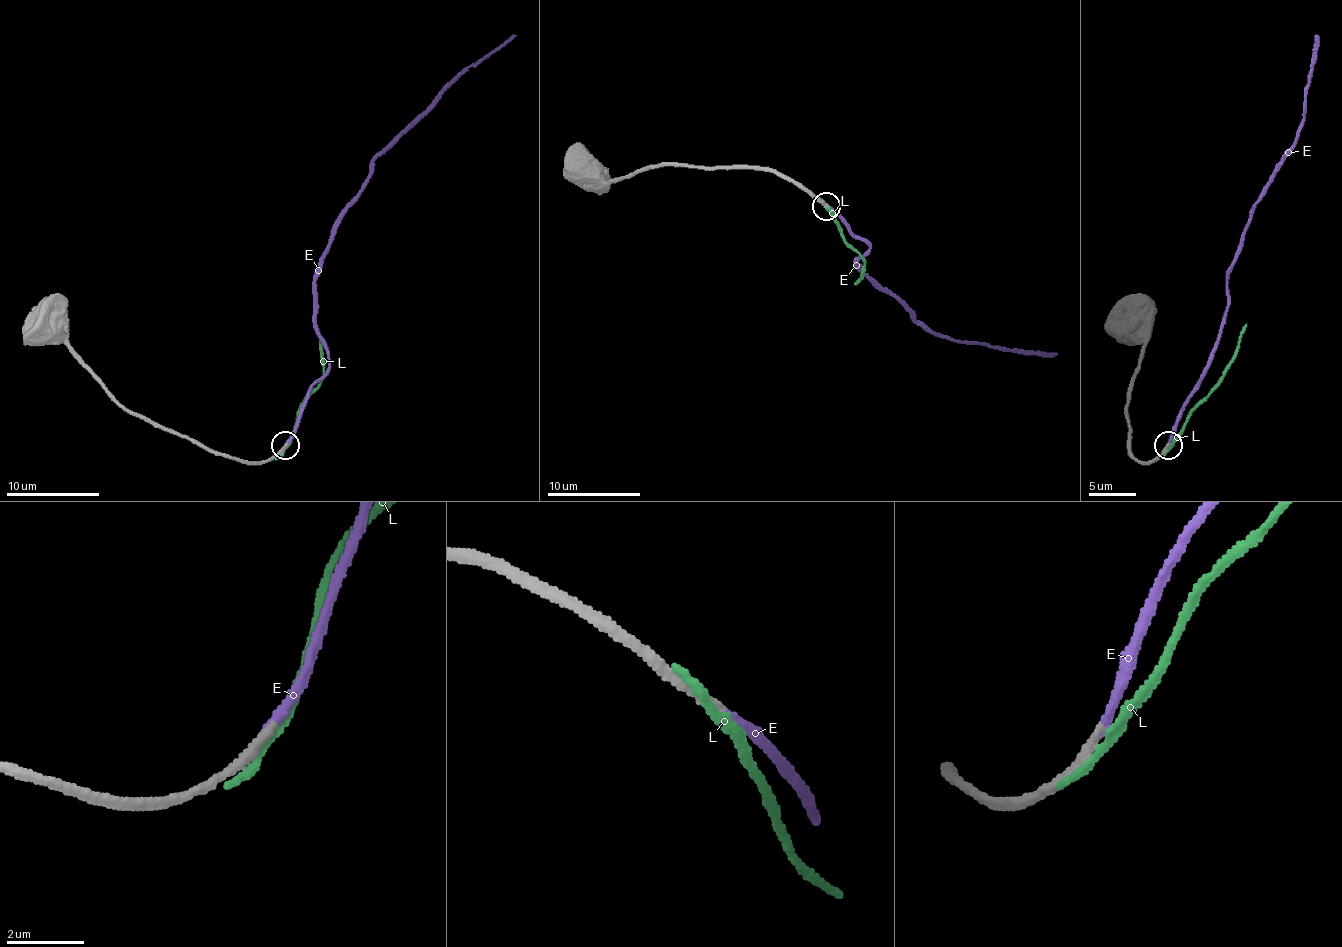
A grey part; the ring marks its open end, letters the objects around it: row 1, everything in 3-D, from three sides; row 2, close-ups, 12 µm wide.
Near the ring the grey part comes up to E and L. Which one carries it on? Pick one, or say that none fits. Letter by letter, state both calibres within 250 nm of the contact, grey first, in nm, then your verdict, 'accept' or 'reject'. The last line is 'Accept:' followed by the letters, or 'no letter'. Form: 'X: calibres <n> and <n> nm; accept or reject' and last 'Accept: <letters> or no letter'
E: calibres 240 and 200 nm; accept
L: calibres 320 and 280 nm; reject
Accept: E

